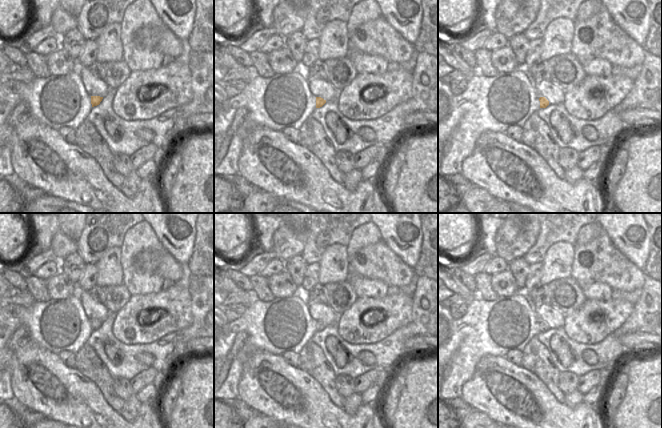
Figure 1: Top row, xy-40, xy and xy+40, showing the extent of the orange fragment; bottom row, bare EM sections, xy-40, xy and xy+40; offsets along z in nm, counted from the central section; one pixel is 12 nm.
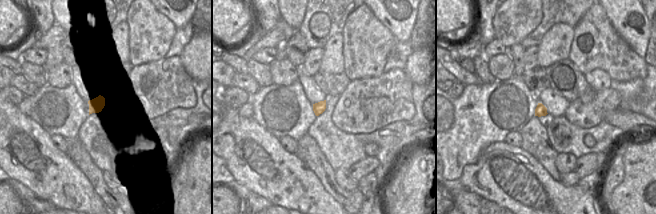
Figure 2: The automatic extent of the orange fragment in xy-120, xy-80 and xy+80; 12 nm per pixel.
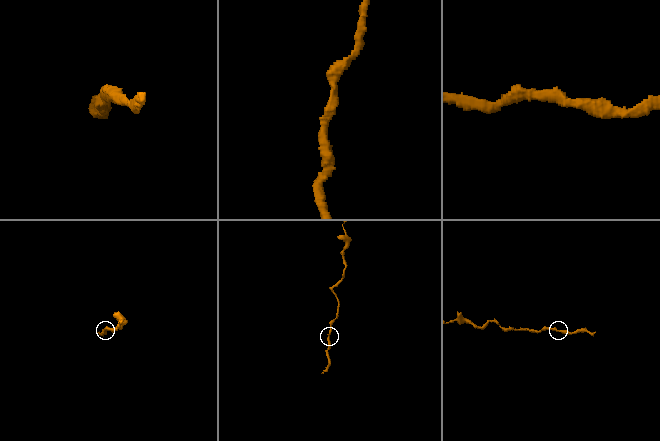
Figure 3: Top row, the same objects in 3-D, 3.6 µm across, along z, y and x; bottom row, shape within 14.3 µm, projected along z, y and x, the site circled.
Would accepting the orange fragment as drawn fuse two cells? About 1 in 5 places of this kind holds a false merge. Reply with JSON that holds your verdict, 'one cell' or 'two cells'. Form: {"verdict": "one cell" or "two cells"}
{"verdict": "one cell"}

